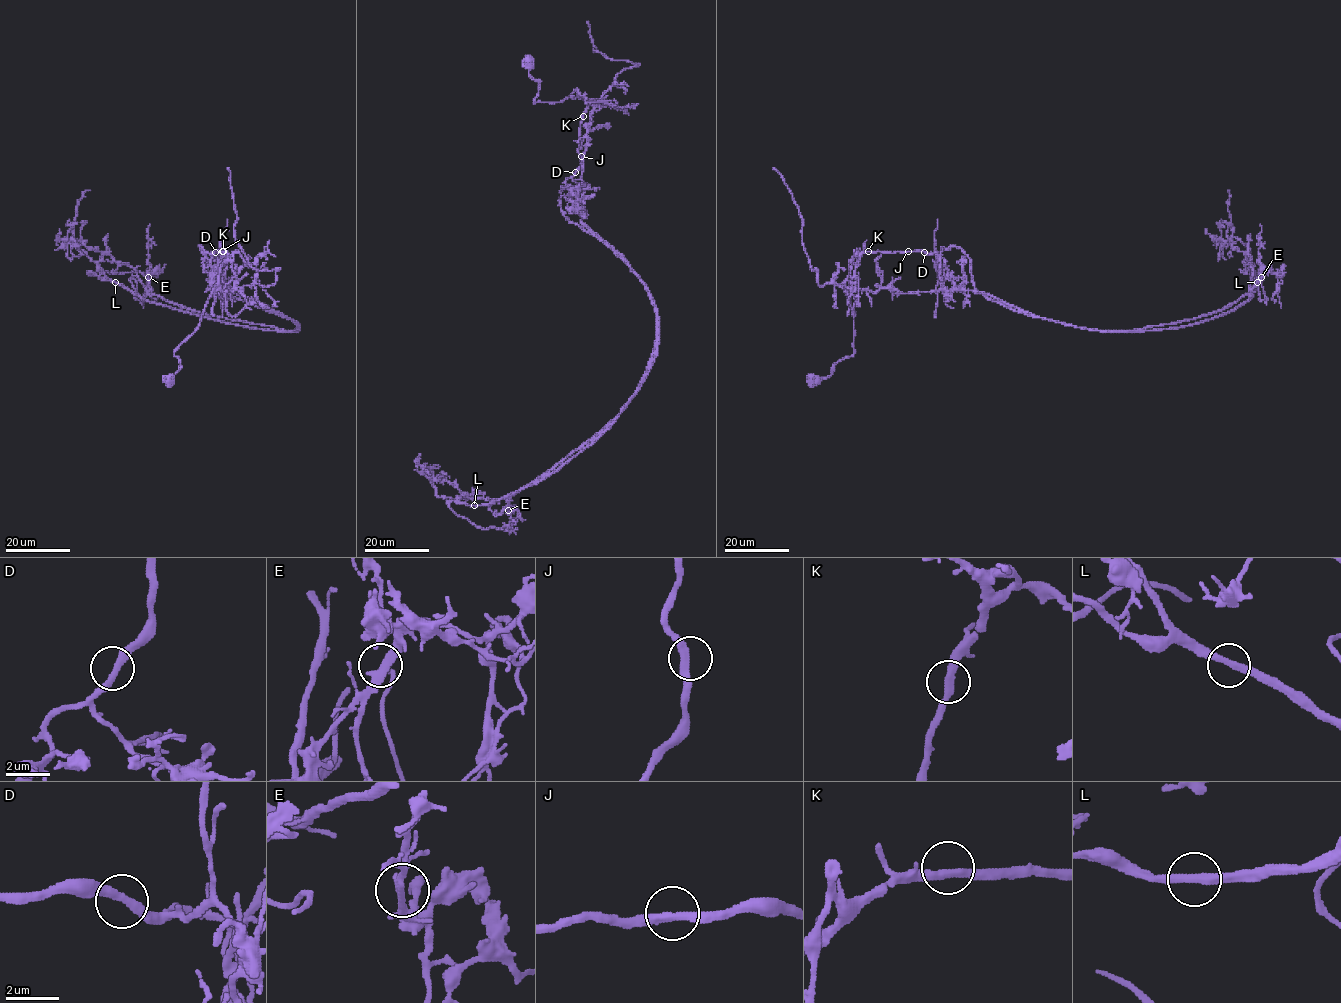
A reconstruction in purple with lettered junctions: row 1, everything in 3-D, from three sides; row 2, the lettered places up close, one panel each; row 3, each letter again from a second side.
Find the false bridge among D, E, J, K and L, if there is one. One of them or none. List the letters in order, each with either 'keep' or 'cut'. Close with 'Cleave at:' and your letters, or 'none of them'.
D: keep
E: cut
J: keep
K: keep
L: keep
Cleave at: E

